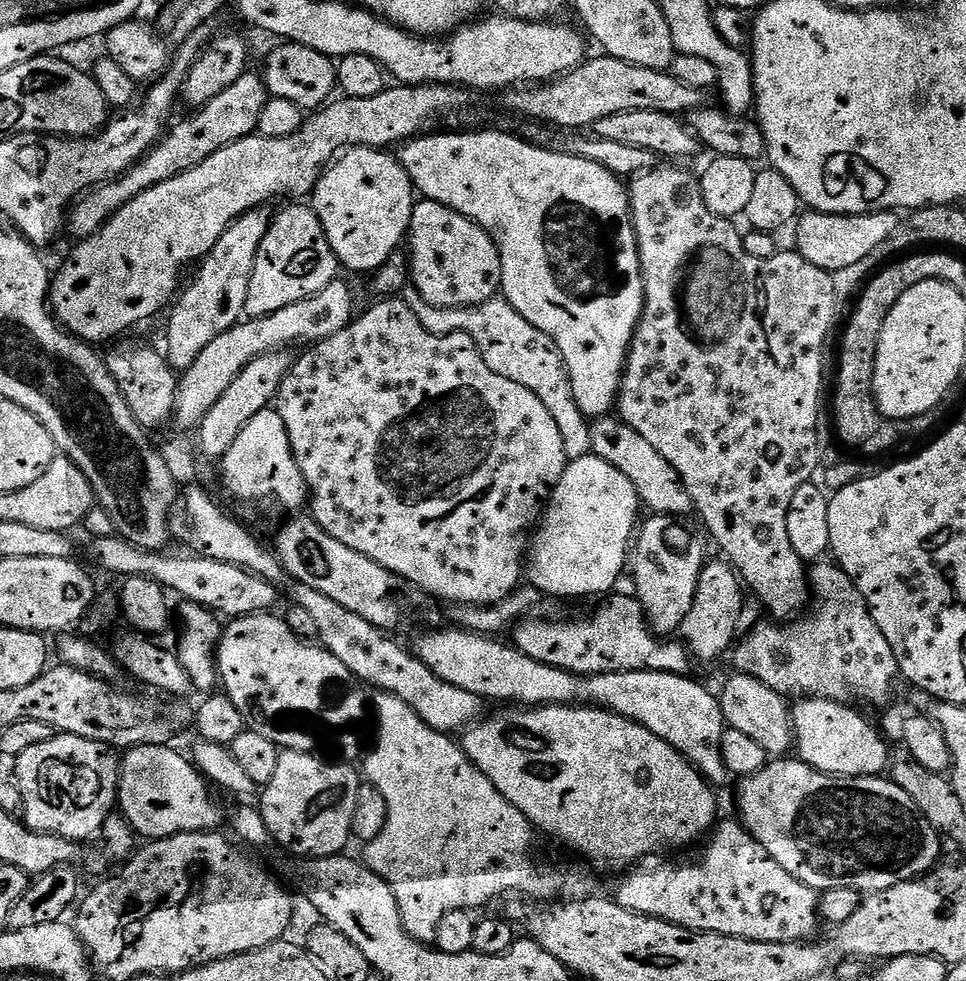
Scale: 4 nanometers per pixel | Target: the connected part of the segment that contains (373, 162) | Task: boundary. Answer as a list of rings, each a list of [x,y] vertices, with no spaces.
[[[378,148],[347,149],[321,176],[316,184],[316,191],[310,196],[310,207],[322,222],[322,230],[334,250],[336,259],[352,272],[375,273],[390,257],[397,255],[399,248],[396,247],[405,243],[412,211],[418,203],[407,167],[388,155],[392,154]]]

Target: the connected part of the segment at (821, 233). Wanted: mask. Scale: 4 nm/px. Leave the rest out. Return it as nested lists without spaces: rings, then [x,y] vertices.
[[[808,210],[795,221],[795,251],[802,258],[814,262],[822,270],[833,274],[856,268],[863,260],[868,260],[900,228],[900,220],[895,211],[867,212],[857,216],[829,216],[826,212]]]

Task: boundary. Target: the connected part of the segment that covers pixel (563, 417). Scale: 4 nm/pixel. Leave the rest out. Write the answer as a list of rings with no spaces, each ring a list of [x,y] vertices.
[[[503,298],[487,300],[484,304],[477,304],[475,308],[453,311],[451,316],[451,331],[464,332],[470,338],[474,338],[486,366],[490,366],[490,370],[494,370],[494,374],[502,374],[502,378],[510,378],[510,382],[518,382],[518,386],[526,386],[526,390],[530,390],[534,394],[538,394],[538,398],[542,398],[546,410],[550,410],[550,414],[554,414],[554,422],[558,422],[558,430],[562,430],[564,449],[569,460],[577,460],[591,453],[592,437],[589,435],[589,421],[572,396],[572,384],[568,380],[568,371],[564,368],[564,359],[560,357],[560,352],[551,338],[542,334],[542,330],[538,330],[530,322],[526,322],[526,318],[522,318],[522,314],[518,314],[518,310],[514,310],[514,306],[510,306],[508,301]]]

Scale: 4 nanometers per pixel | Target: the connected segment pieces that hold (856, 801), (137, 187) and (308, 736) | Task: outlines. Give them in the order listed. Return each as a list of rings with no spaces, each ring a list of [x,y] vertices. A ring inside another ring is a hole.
[[[776,758],[758,774],[743,777],[739,784],[740,789],[736,792],[736,804],[740,807],[740,813],[738,813],[740,823],[764,847],[766,854],[770,854],[770,858],[774,858],[774,862],[778,862],[778,866],[782,866],[782,870],[786,870],[806,886],[817,890],[853,888],[863,894],[885,892],[894,886],[898,886],[903,880],[915,880],[923,877],[937,867],[939,860],[936,859],[940,856],[940,848],[942,852],[940,835],[936,833],[934,826],[930,826],[926,814],[922,814],[922,810],[918,810],[918,806],[914,806],[914,798],[910,798],[910,794],[906,794],[906,790],[902,790],[890,778],[881,778],[880,776],[830,776],[827,772],[819,772],[817,768],[811,768],[809,764],[804,763],[799,758]]]
[[[252,70],[245,72],[242,78],[238,78],[238,82],[234,82],[234,86],[222,90],[218,98],[210,98],[210,102],[206,102],[203,108],[193,111],[192,120],[184,120],[176,125],[173,123],[172,133],[170,128],[156,147],[150,149],[129,172],[81,195],[70,212],[70,232],[72,228],[76,238],[93,236],[103,228],[113,212],[126,206],[126,202],[138,198],[138,194],[150,190],[155,184],[174,178],[179,172],[198,166],[203,160],[210,158],[210,154],[253,135],[258,126],[258,118],[262,118],[262,110],[270,99],[263,75],[256,73],[255,76],[254,72]]]
[[[274,614],[241,616],[239,619],[233,619],[229,628],[227,625],[221,631],[220,645],[216,648],[216,671],[223,695],[228,696],[238,710],[242,710],[249,729],[259,729],[265,716],[262,725],[264,736],[284,750],[311,753],[317,751],[320,740],[316,737],[315,730],[296,728],[300,724],[299,716],[317,720],[344,736],[362,735],[364,728],[360,723],[363,722],[364,715],[367,712],[369,715],[370,712],[369,701],[368,704],[364,701],[365,685],[361,684],[350,670],[346,670],[346,666],[342,666],[342,662],[338,662],[338,658],[334,658],[334,654],[330,654],[327,648],[300,639],[291,632],[284,618],[272,615]]]

